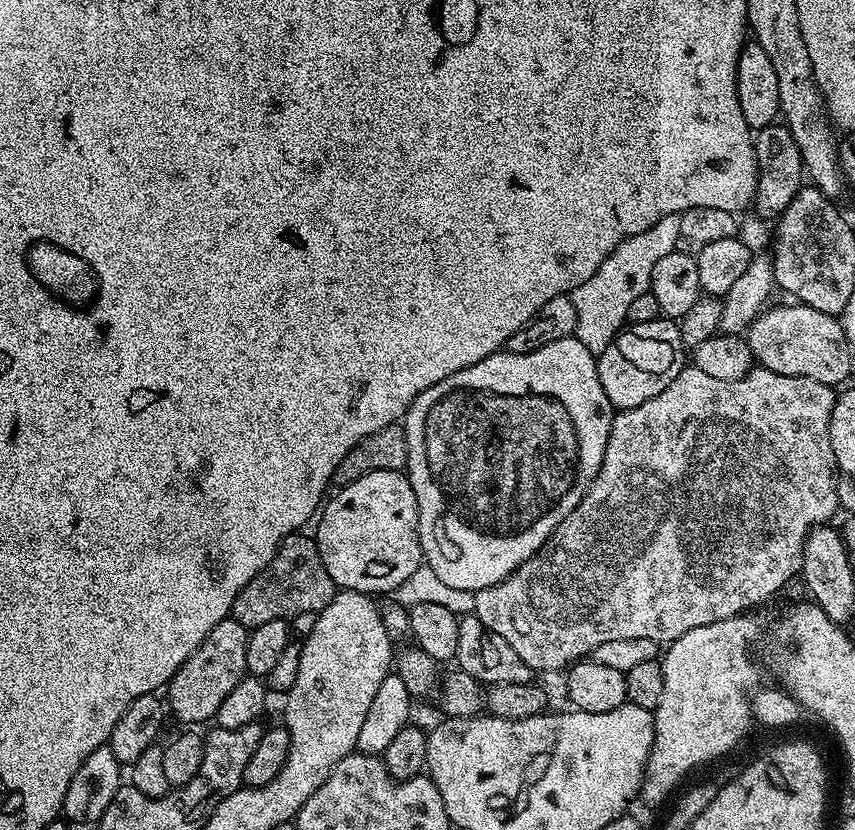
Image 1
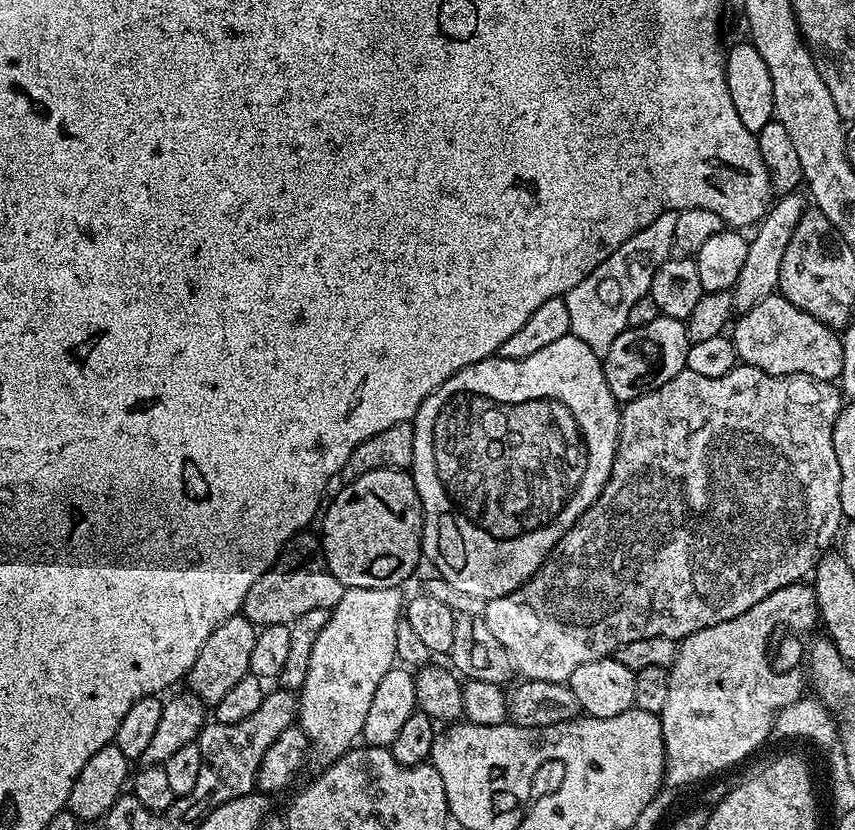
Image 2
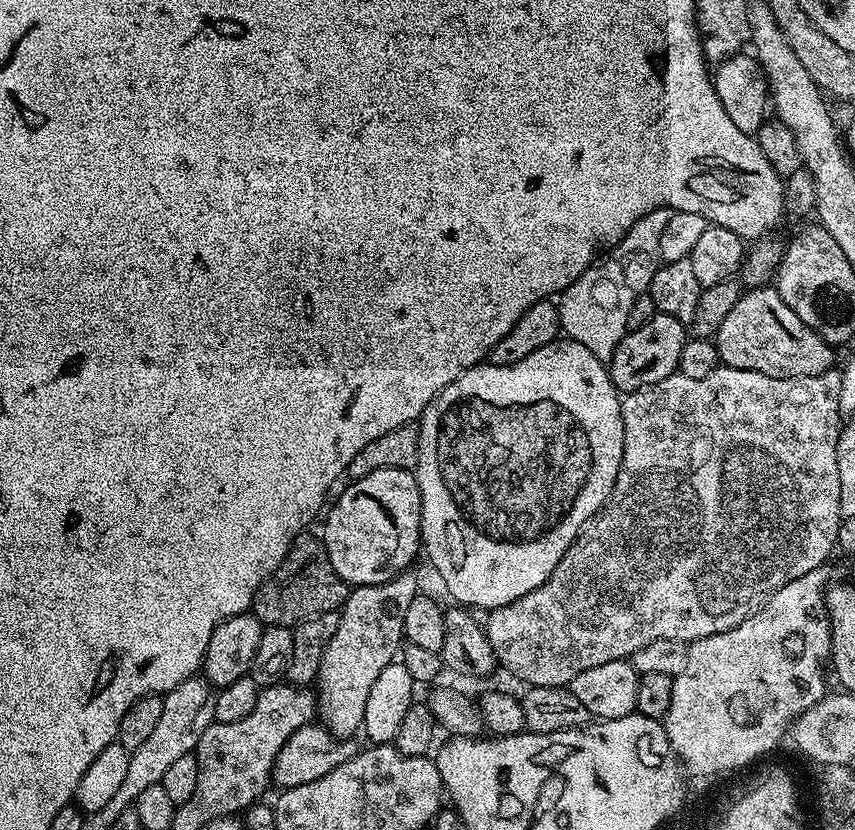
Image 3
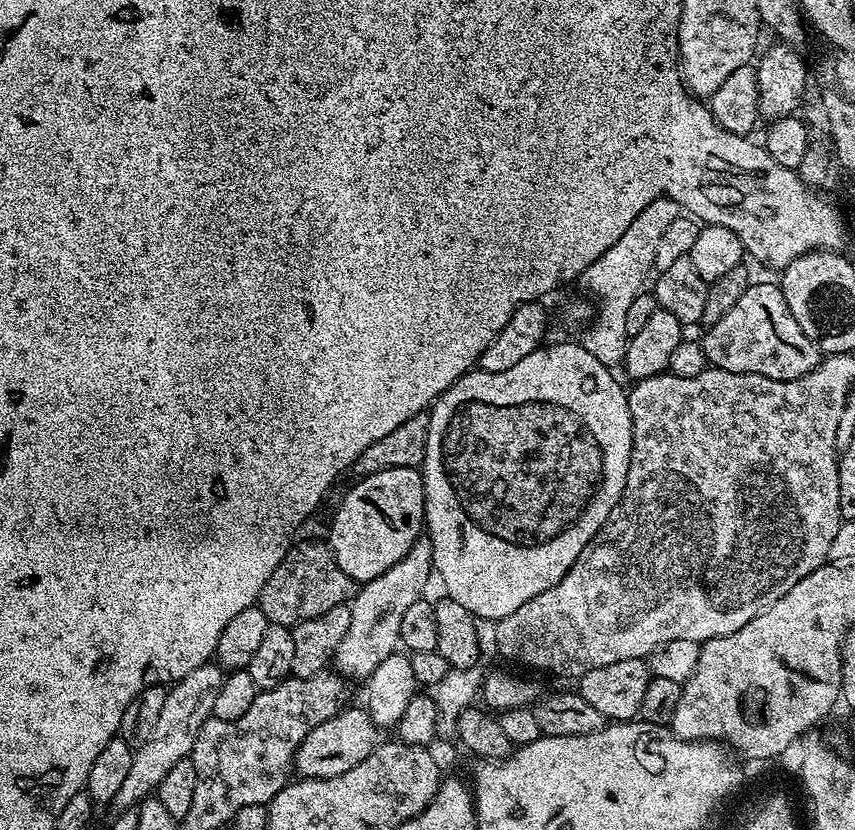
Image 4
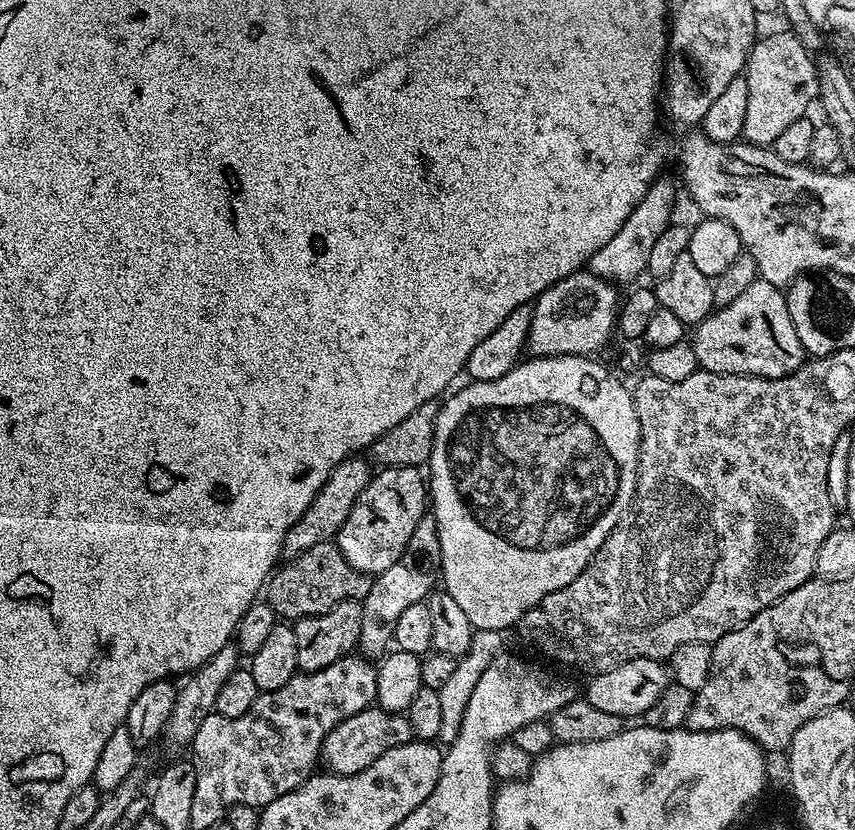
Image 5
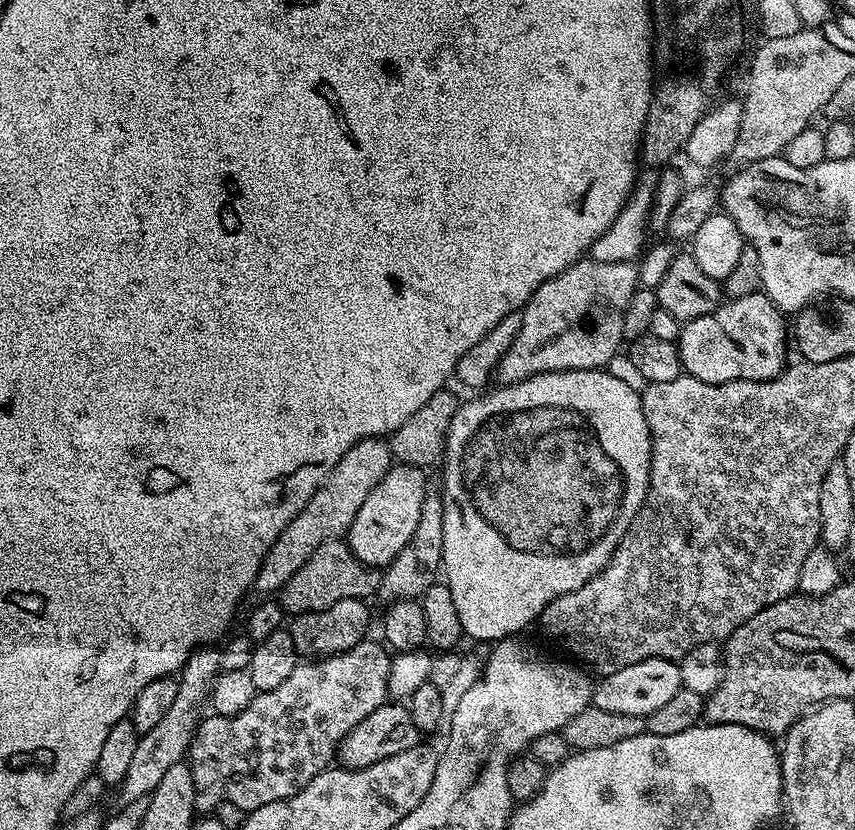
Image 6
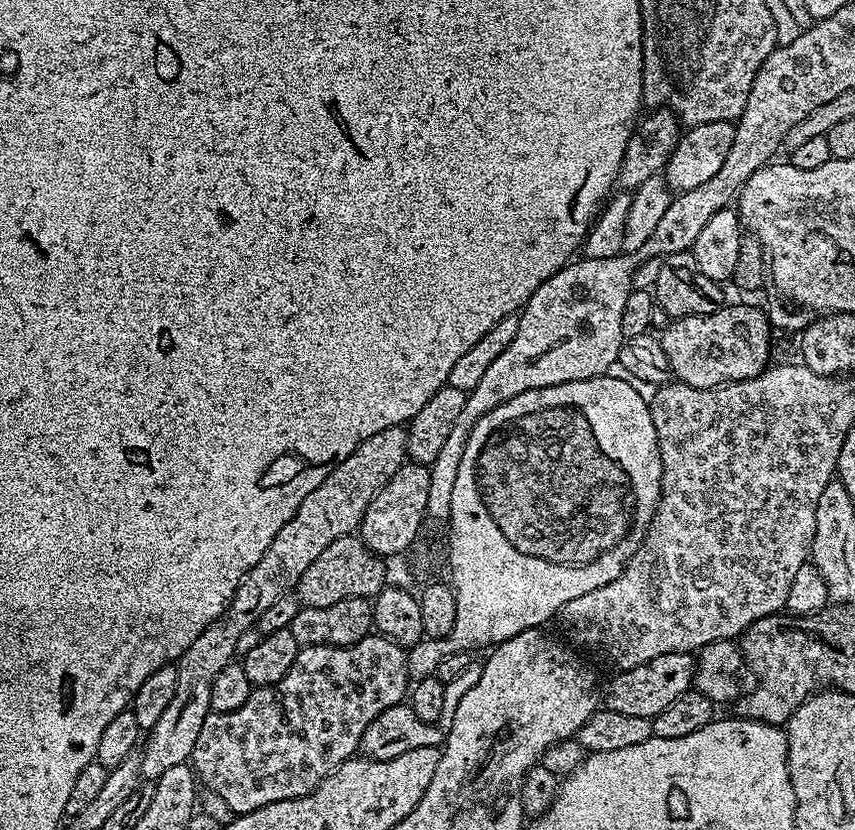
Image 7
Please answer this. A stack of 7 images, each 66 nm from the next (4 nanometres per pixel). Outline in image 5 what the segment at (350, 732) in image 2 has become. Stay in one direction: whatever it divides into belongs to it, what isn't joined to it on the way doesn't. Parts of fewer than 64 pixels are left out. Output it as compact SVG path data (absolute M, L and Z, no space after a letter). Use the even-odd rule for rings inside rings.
M425 514L418 522L418 526L414 526L414 534L410 534L410 542L406 542L402 558L398 558L398 562L394 562L390 570L379 573L373 579L370 594L366 594L362 601L359 651L368 658L383 657L393 643L392 635L394 626L398 626L398 617L409 606L425 603L440 579L440 547L436 519L431 514Z

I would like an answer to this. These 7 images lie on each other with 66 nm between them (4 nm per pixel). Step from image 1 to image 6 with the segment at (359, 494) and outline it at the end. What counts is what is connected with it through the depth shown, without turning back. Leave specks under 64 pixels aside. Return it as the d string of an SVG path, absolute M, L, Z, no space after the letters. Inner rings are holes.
M396 464L388 471L386 478L382 478L382 482L370 490L346 537L350 550L364 564L377 570L383 569L408 545L414 535L414 526L418 526L422 498L426 498L430 487L430 481L424 476L427 476L425 469Z

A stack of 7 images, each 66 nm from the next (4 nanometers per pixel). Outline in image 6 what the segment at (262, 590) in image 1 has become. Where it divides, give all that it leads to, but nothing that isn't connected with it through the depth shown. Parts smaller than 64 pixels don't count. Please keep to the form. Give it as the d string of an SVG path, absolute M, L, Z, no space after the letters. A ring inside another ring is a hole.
M331 540L296 571L278 593L278 603L284 607L285 613L299 614L301 612L313 612L314 610L326 610L326 606L334 606L334 602L342 602L342 598L358 598L367 601L368 596L375 597L380 591L381 573L368 564L364 564L343 540Z

